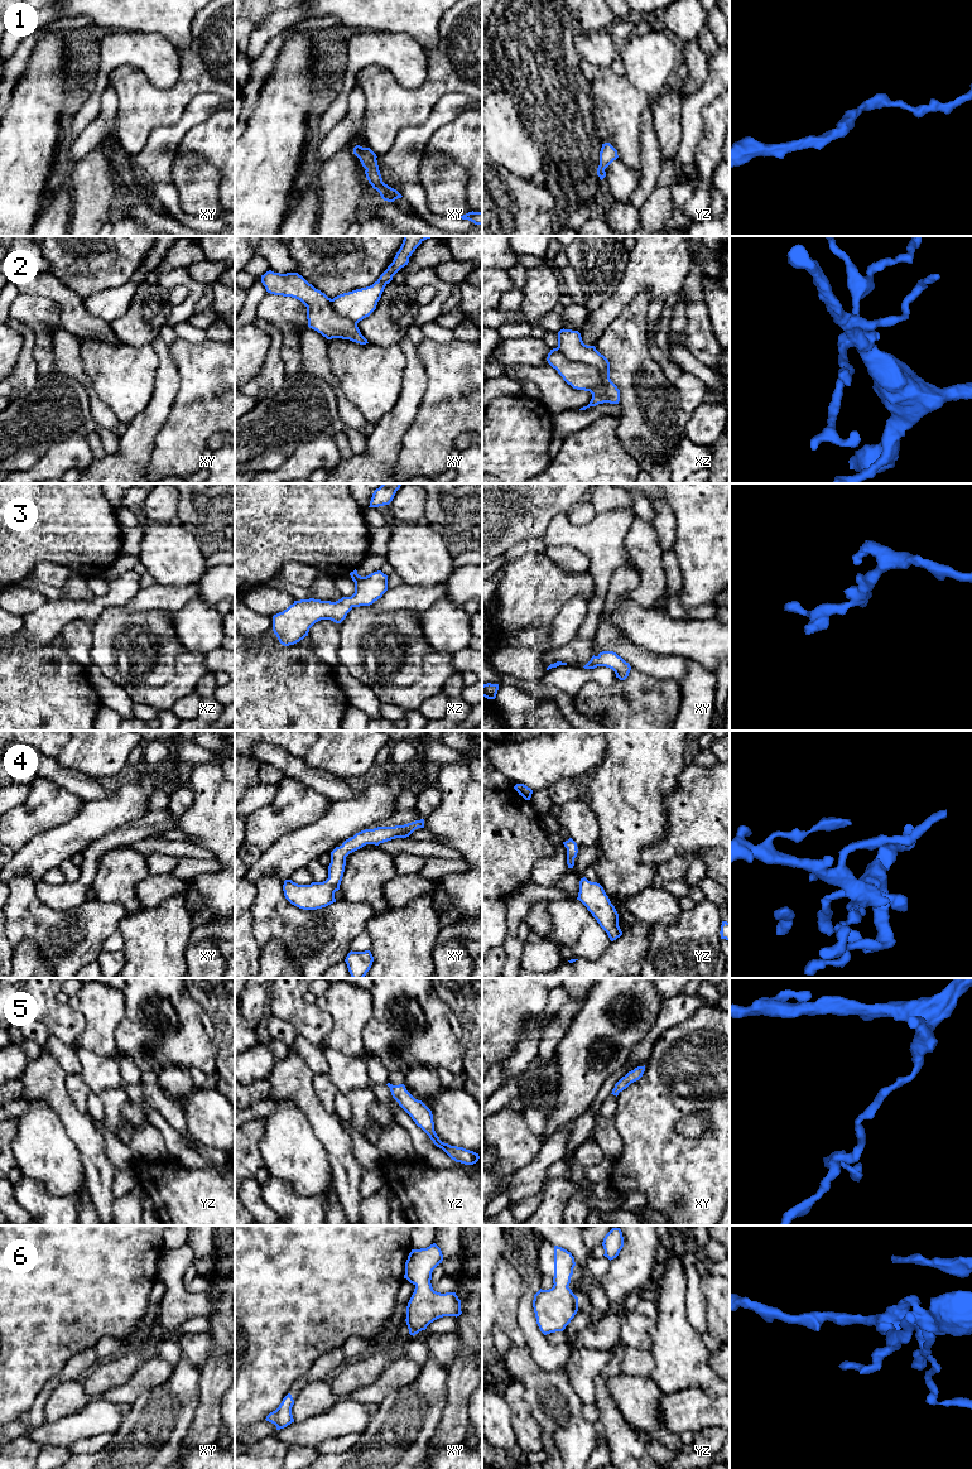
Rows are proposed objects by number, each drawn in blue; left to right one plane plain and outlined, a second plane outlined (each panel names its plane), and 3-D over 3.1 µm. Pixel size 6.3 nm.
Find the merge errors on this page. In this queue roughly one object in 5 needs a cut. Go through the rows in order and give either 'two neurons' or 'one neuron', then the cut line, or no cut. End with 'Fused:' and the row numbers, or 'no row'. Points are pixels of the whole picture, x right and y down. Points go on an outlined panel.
1: one neuron; cut none
2: two neurons; cut xz (557, 347), (569, 360), (591, 365), (598, 374), (601, 390)
3: one neuron; cut none
4: one neuron; cut none
5: one neuron; cut none
6: one neuron; cut none
Fused: 2

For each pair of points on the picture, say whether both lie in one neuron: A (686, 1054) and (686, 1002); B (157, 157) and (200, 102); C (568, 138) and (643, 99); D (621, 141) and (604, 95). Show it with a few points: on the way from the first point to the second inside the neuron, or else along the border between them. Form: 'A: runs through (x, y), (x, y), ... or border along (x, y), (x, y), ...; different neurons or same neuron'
A: border along (705, 1003), (683, 1021), (668, 1027), (660, 1035); different neurons
B: runs through (165, 143), (192, 116); same neuron
C: border along (588, 95), (592, 102), (596, 138), (601, 144); different neurons
D: runs through (621, 130), (615, 106); same neuron

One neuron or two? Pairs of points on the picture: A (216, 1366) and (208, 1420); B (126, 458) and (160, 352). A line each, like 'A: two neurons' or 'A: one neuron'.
A: one neuron
B: one neuron

